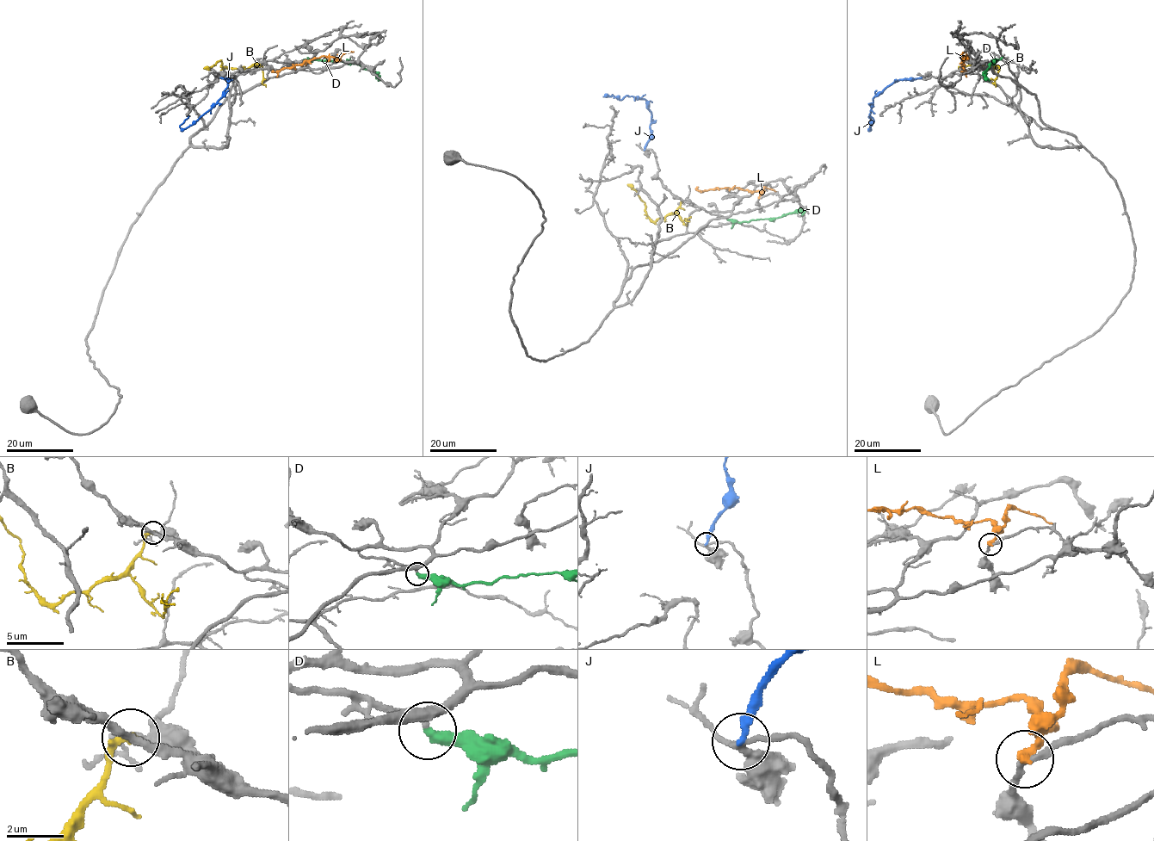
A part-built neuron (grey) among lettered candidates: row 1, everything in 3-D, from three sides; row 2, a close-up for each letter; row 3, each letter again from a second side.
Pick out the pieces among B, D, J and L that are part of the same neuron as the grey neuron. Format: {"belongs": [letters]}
{"belongs": ["D"]}

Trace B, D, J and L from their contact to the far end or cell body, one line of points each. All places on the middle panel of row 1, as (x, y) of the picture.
B: (683, 200), (673, 213), (652, 220), (646, 213), (644, 203), (627, 184)
D: (726, 219), (745, 221), (805, 213)
J: (644, 150), (651, 139), (649, 103), (632, 96), (620, 100), (614, 95), (603, 96), (613, 94)
L: (758, 198), (758, 191), (729, 188), (698, 190), (698, 186)

